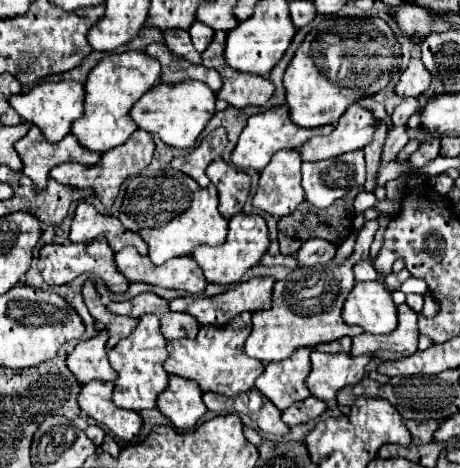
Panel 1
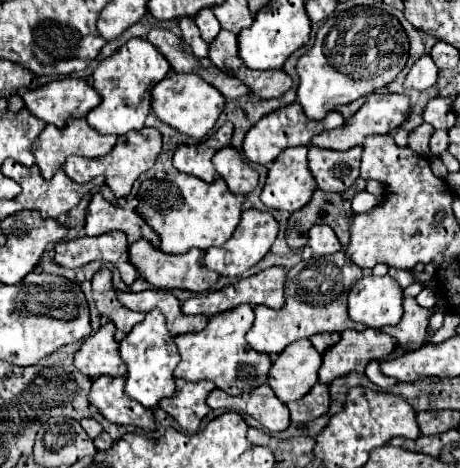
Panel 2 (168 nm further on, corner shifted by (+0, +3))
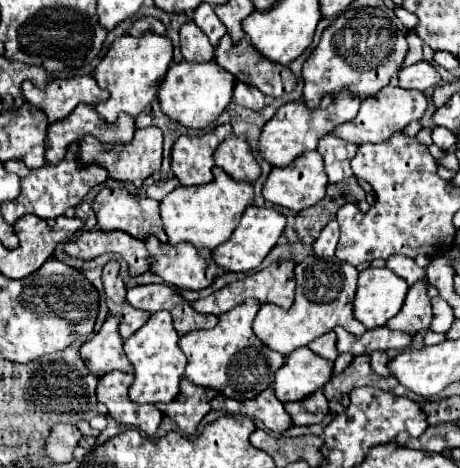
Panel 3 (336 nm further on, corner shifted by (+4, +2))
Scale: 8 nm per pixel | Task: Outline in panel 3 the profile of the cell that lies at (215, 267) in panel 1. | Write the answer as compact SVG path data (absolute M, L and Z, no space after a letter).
M249 206L245 210L245 214L243 214L243 218L241 218L241 222L237 226L237 230L233 232L233 236L225 244L221 244L221 246L217 246L213 250L213 260L221 268L225 268L229 272L247 272L247 270L253 270L253 268L257 268L263 262L263 258L277 244L279 236L285 230L285 224L287 224L287 220L285 220L285 216L281 212L277 212L273 208Z

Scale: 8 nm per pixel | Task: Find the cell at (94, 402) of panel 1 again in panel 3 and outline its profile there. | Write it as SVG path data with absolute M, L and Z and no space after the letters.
M109 372L99 380L97 400L103 402L109 410L109 416L121 424L137 426L147 436L153 436L161 424L163 412L157 406L133 404L129 400L129 384L133 382L133 374L125 372Z

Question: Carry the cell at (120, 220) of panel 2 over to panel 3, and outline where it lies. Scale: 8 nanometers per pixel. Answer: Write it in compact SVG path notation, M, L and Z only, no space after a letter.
M103 188L93 202L93 210L97 214L97 222L99 222L101 230L123 230L139 240L145 240L149 234L155 234L161 242L167 242L167 236L165 236L165 230L163 230L163 224L159 218L159 202L157 200L133 196L125 188L115 188L115 190Z

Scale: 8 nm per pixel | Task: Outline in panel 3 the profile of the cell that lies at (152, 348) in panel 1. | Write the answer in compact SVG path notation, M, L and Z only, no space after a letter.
M165 310L151 314L147 324L137 330L131 338L125 340L125 352L135 368L135 382L129 390L129 396L137 404L155 404L163 406L175 400L179 380L185 374L185 354L179 348L179 334L173 328L173 316Z

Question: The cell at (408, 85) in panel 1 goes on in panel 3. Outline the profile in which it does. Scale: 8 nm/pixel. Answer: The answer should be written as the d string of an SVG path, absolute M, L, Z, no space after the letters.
M419 62L419 64L413 64L413 66L401 68L399 74L397 74L397 80L399 80L401 88L425 92L427 88L437 86L441 82L441 76L439 76L439 72L435 70L433 64Z

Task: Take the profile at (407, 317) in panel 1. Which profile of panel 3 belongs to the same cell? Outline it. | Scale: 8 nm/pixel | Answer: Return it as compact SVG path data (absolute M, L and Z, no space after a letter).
M423 278L409 288L401 312L387 322L387 328L409 334L417 334L429 328L433 312L431 312L431 298L427 296L427 286L429 282L427 278Z

